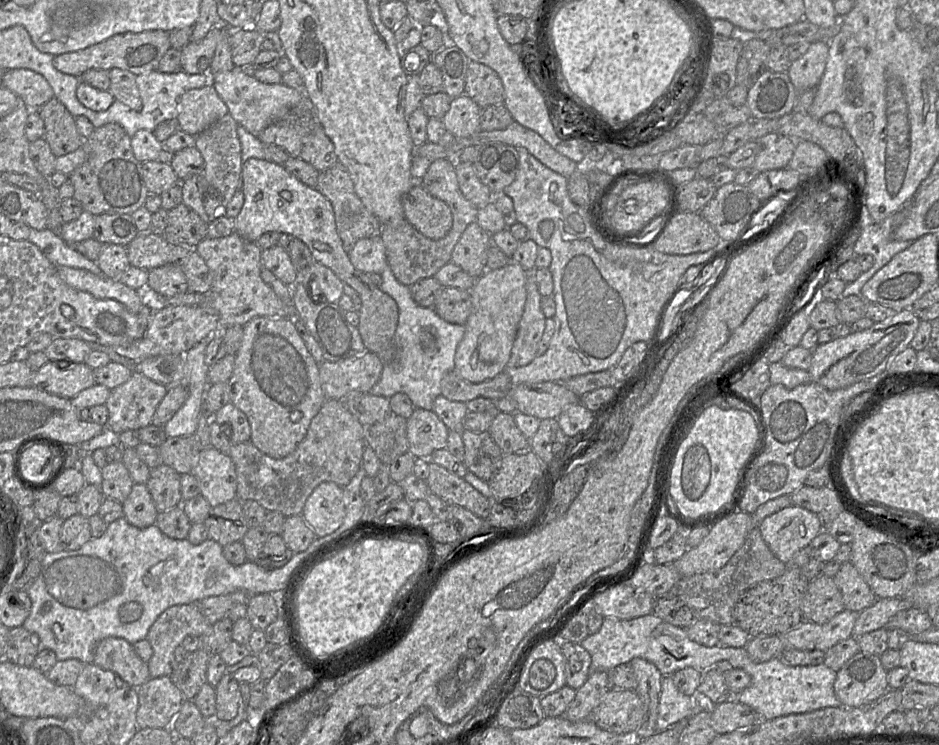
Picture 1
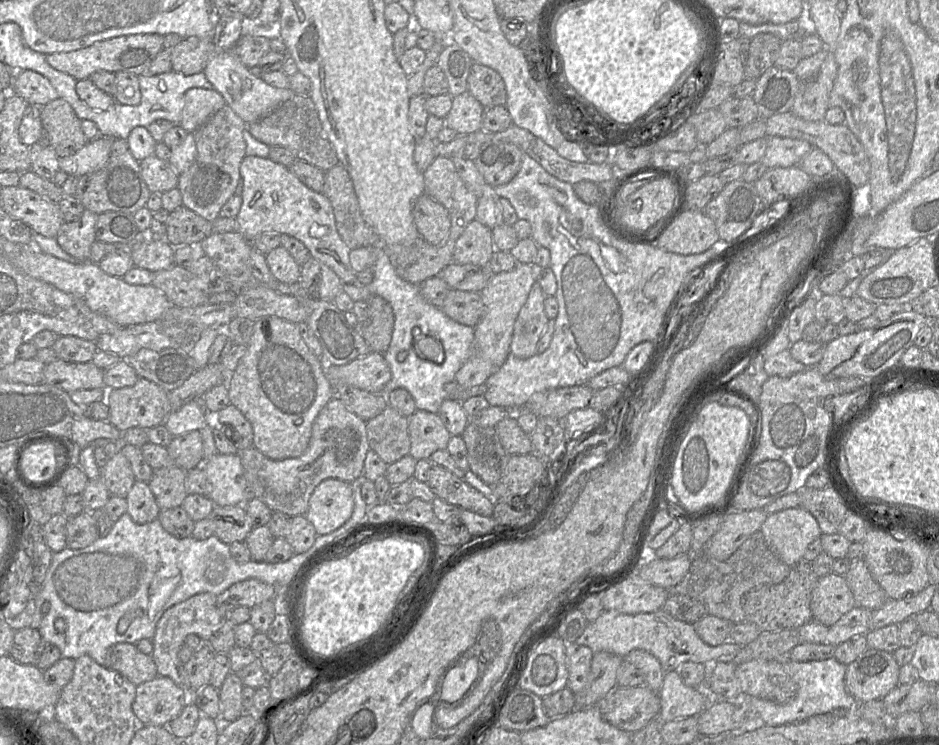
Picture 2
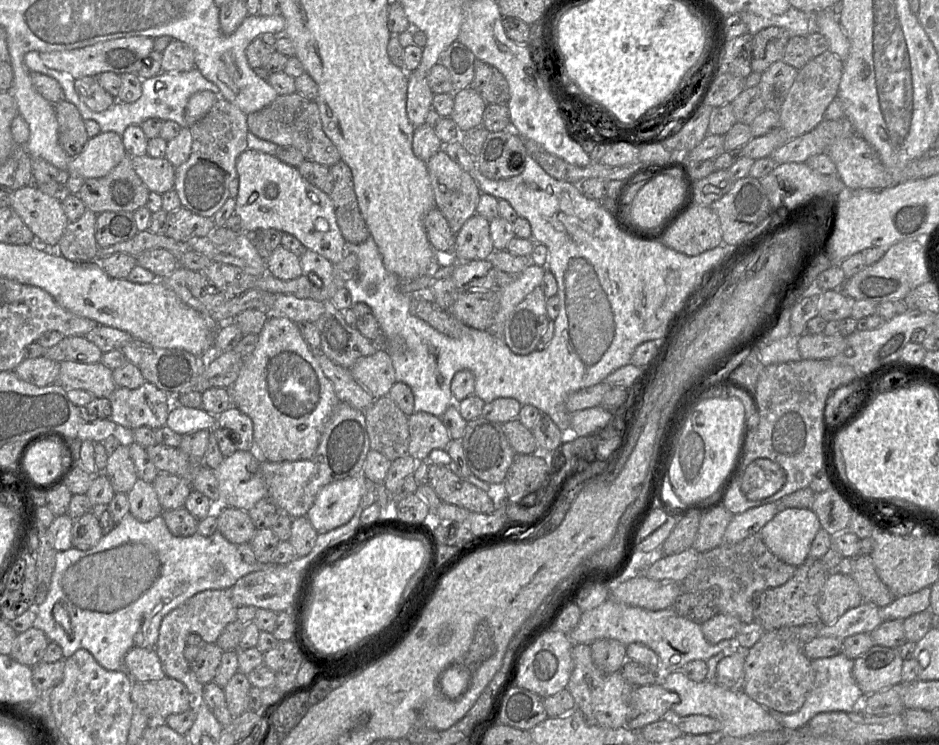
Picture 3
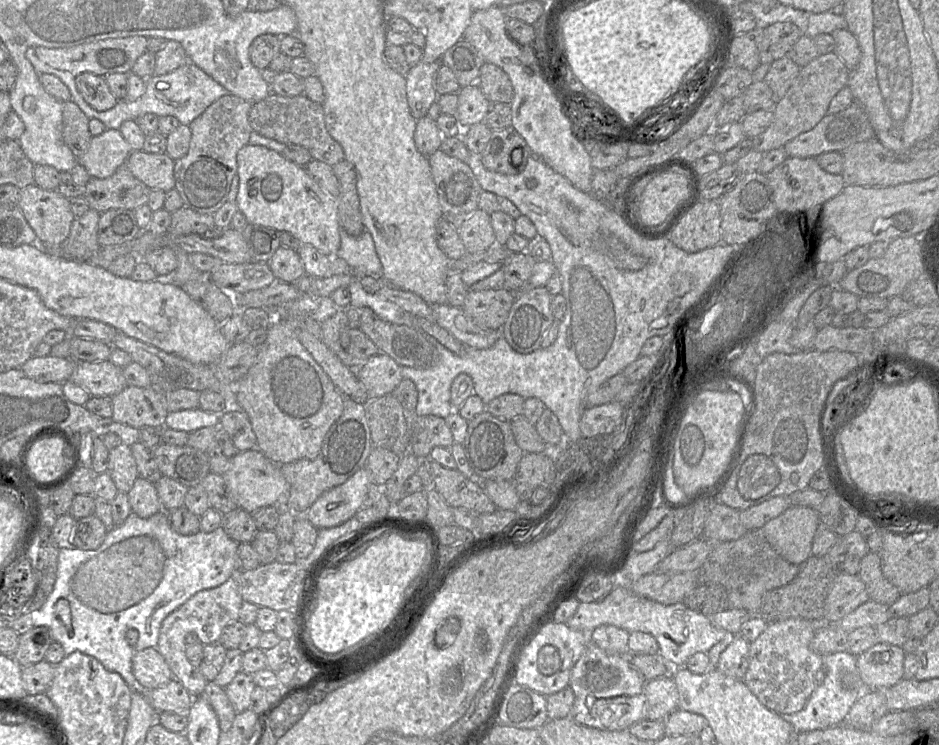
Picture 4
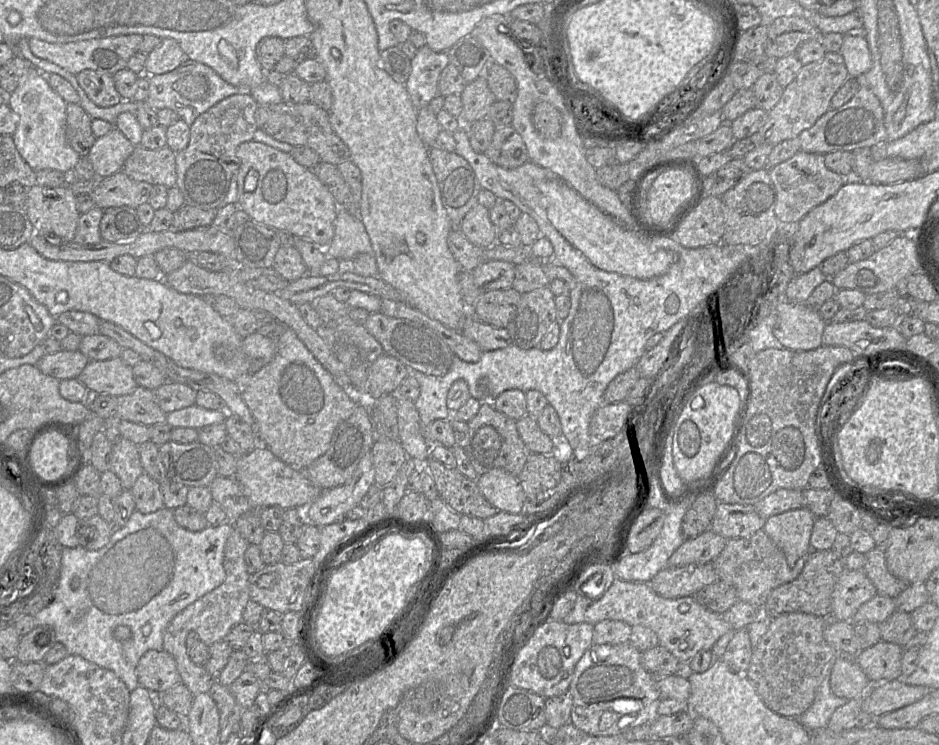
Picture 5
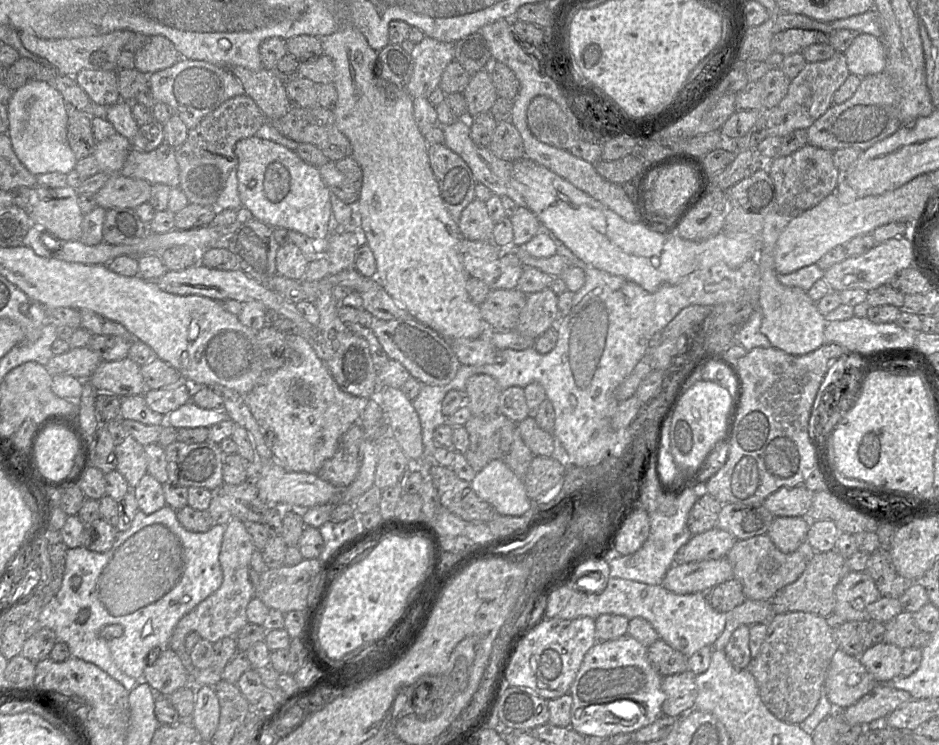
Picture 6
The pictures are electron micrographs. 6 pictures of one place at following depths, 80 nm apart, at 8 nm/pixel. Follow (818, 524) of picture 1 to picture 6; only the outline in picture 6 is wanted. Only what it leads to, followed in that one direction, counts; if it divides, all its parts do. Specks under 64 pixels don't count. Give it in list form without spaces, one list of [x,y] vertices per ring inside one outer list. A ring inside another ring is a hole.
[[[800,516],[775,517],[767,534],[784,553],[794,552],[807,539],[811,520]]]

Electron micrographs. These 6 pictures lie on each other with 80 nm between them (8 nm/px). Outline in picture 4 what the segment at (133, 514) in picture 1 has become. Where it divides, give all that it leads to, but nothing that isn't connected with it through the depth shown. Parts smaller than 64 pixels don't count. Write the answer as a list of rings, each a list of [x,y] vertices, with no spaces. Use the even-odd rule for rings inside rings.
[[[142,477],[135,480],[127,495],[132,513],[141,518],[148,518],[162,510],[155,483]]]

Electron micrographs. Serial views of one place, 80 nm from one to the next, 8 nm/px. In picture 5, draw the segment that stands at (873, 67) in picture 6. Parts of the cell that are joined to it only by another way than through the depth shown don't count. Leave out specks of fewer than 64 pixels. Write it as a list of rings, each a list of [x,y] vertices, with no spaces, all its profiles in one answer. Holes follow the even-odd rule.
[[[862,32],[844,34],[839,53],[843,56],[850,77],[857,78],[872,66],[868,42]]]

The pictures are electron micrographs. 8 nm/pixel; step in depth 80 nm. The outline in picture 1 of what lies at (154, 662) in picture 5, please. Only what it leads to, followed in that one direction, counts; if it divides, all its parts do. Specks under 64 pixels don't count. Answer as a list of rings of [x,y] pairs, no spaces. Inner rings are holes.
[[[122,638],[101,640],[94,650],[92,663],[114,672],[132,687],[139,687],[151,678],[148,662],[137,655],[133,644]]]

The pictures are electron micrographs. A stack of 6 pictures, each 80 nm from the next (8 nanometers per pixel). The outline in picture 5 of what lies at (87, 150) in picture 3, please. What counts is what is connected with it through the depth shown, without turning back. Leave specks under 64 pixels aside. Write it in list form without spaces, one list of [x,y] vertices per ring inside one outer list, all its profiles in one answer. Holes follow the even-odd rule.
[[[113,128],[95,140],[87,158],[93,165],[97,178],[103,179],[122,170],[135,147],[122,132]]]

